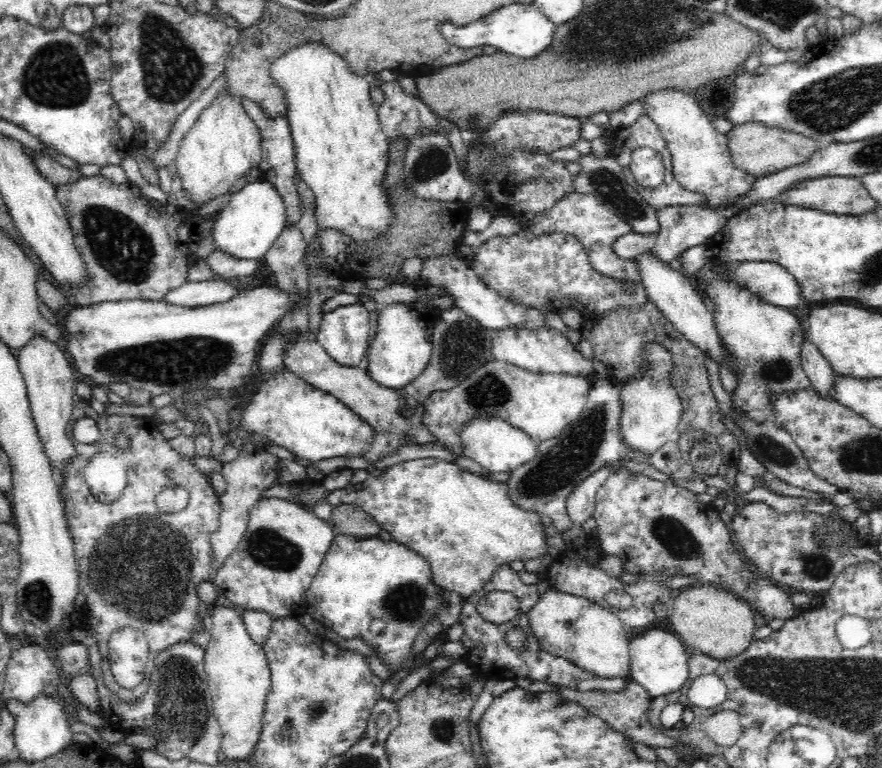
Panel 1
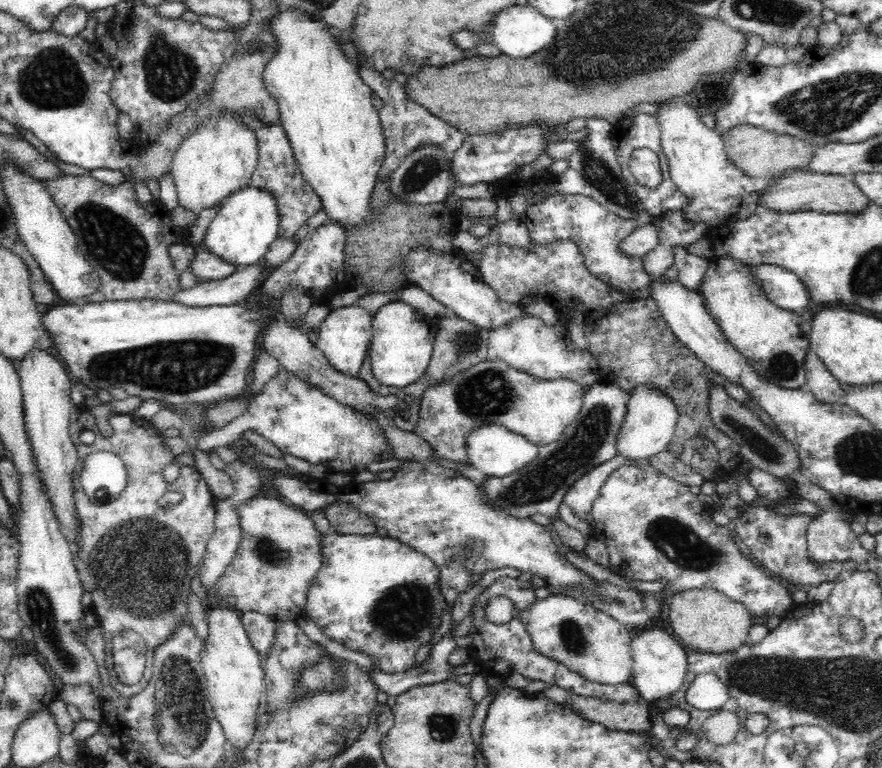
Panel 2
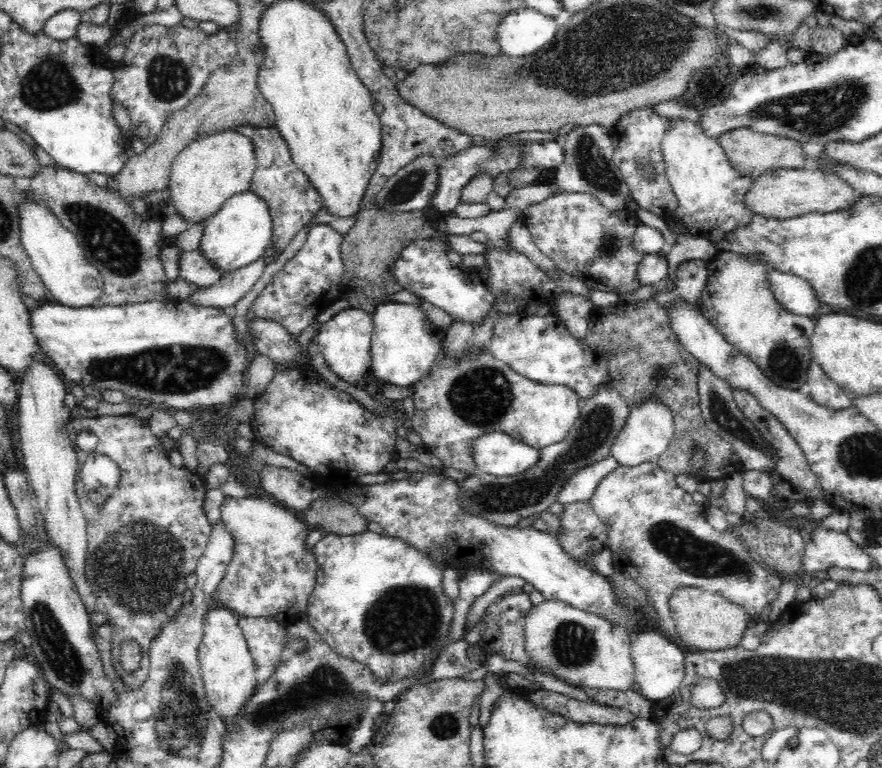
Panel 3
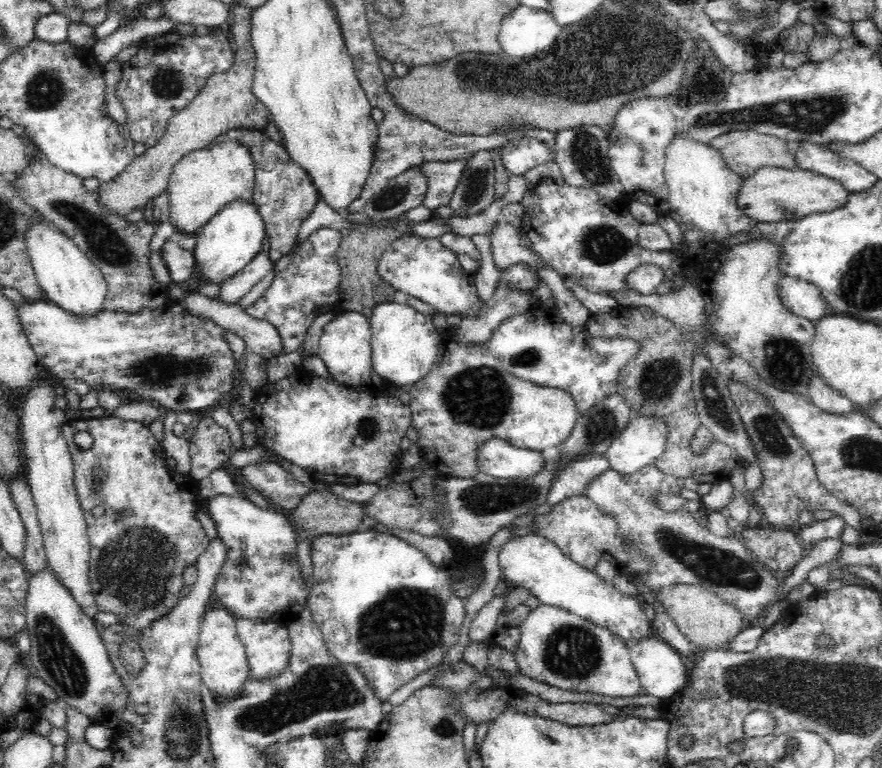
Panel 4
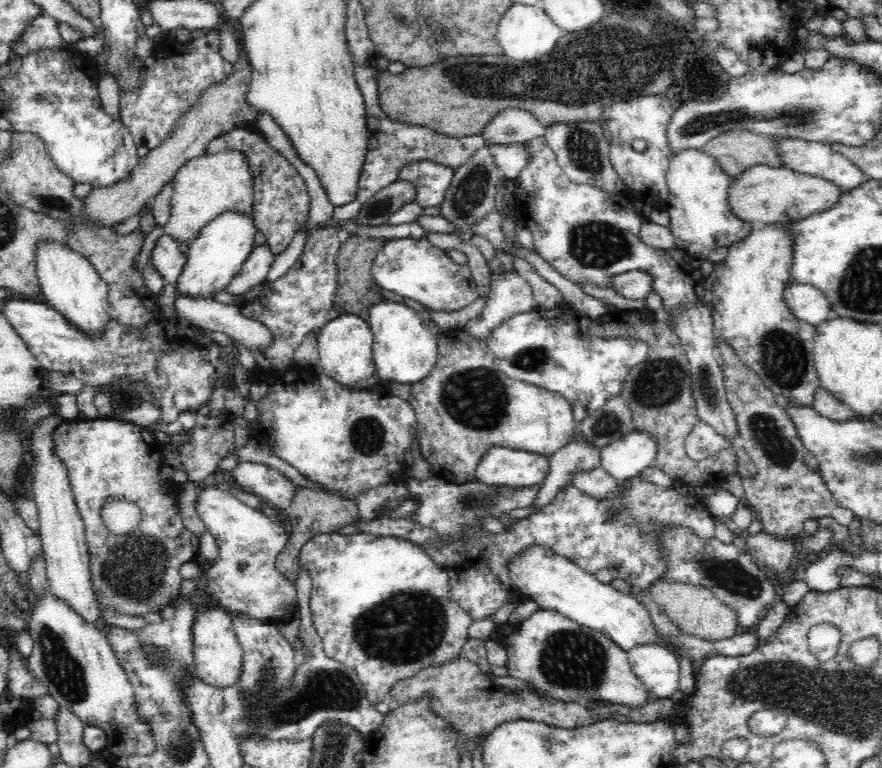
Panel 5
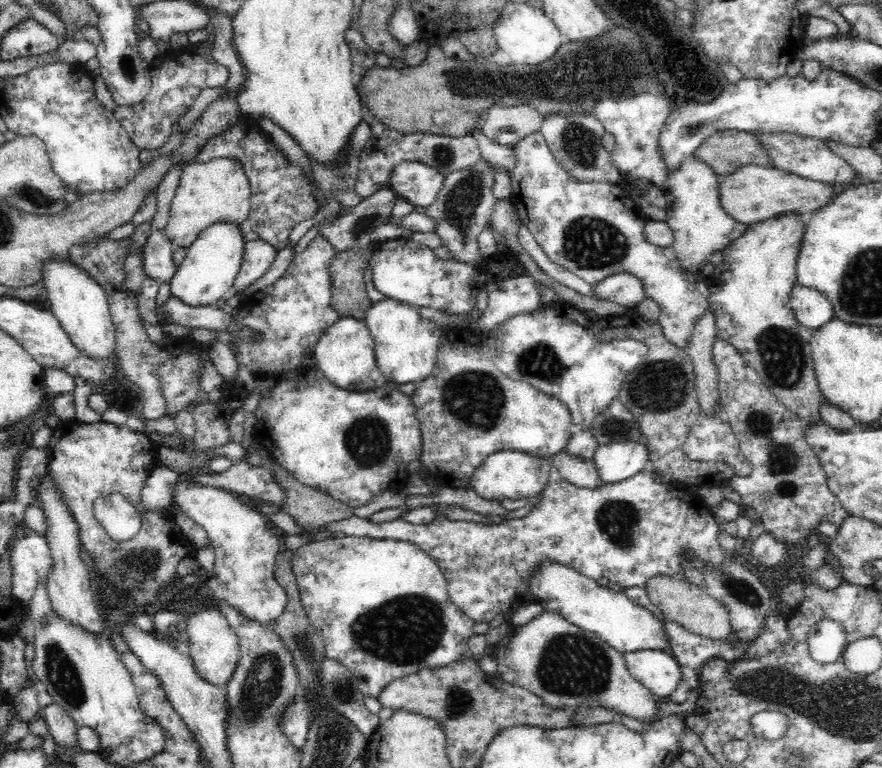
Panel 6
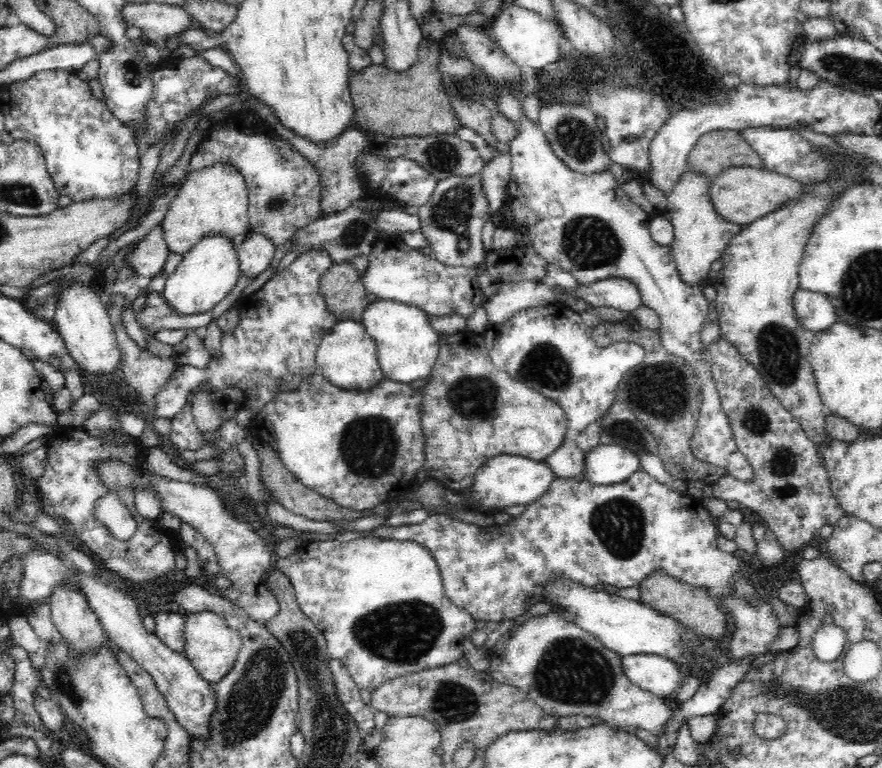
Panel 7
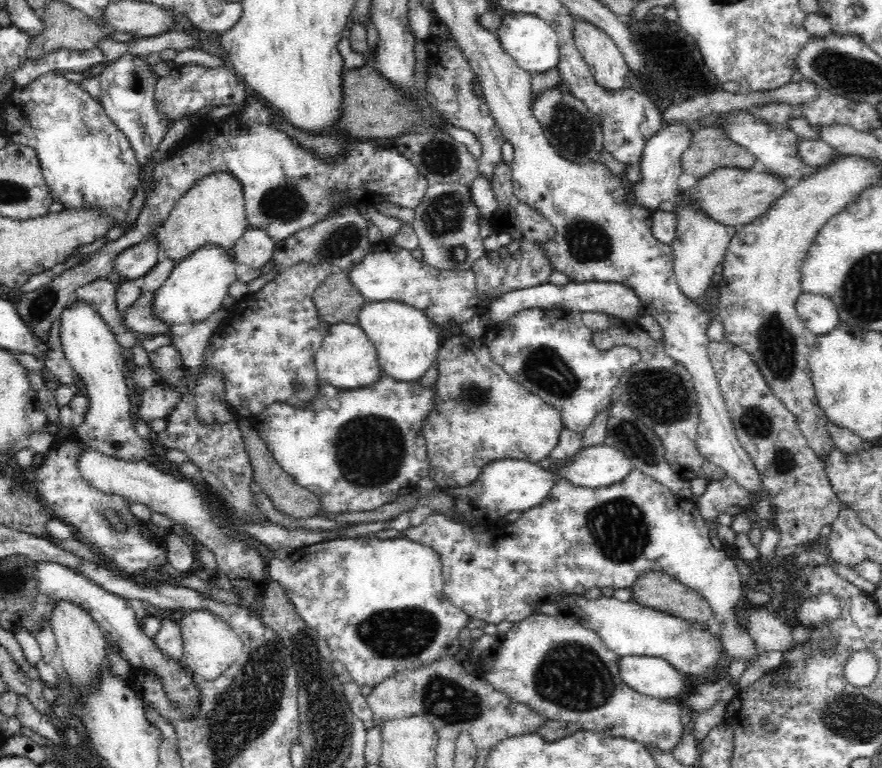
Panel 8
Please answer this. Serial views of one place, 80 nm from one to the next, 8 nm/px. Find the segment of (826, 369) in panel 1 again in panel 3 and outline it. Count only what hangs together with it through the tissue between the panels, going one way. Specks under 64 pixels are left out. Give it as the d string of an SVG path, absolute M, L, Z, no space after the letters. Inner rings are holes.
M813 359L808 366L804 388L805 393L822 406L832 407L834 410L844 410L852 406L852 396L840 388L829 376L826 376L821 365L814 362Z

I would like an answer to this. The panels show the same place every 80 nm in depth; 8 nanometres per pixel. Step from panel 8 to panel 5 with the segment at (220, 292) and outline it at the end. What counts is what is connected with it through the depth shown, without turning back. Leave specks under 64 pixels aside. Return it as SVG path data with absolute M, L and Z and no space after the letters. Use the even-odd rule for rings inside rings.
M230 210L219 214L200 230L198 237L189 244L186 266L175 282L176 294L189 298L198 298L199 295L202 298L211 298L212 294L224 291L230 281L238 275L244 262L250 258L254 242L258 238L260 233L251 212Z

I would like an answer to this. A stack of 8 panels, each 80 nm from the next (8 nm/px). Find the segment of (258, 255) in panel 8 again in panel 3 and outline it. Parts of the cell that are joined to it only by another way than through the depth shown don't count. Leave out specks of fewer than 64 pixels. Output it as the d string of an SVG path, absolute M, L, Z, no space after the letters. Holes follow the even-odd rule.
M260 258L249 266L226 273L212 286L194 288L188 302L203 307L228 309L229 306L234 306L256 284L266 266L265 260Z

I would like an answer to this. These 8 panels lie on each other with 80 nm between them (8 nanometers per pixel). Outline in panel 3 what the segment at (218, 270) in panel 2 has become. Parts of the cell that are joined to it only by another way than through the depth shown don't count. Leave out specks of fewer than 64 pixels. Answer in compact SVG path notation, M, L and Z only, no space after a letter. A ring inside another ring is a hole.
M199 249L182 251L178 258L178 278L190 283L194 288L212 286L224 273L210 265L210 261L202 256Z

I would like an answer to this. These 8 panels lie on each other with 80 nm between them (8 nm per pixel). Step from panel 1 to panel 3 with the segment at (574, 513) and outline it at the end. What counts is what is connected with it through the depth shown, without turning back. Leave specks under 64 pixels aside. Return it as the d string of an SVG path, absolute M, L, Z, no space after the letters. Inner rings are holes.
M611 456L596 464L585 466L580 473L574 474L568 484L564 484L561 492L557 494L558 504L588 502L593 497L598 484L619 464Z

